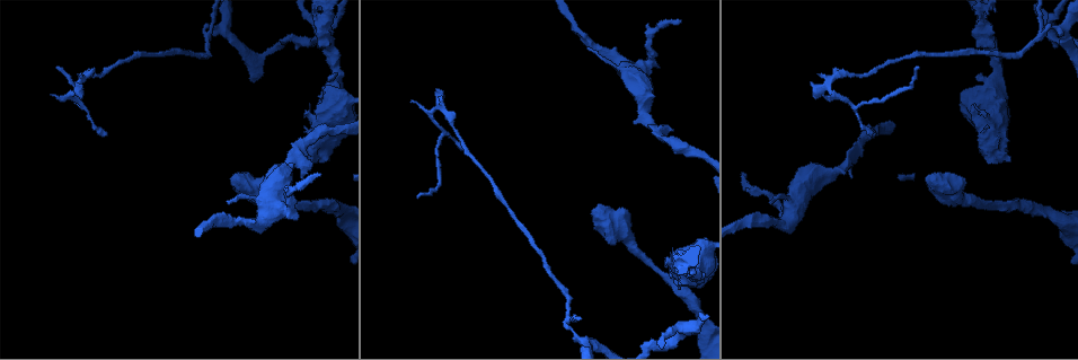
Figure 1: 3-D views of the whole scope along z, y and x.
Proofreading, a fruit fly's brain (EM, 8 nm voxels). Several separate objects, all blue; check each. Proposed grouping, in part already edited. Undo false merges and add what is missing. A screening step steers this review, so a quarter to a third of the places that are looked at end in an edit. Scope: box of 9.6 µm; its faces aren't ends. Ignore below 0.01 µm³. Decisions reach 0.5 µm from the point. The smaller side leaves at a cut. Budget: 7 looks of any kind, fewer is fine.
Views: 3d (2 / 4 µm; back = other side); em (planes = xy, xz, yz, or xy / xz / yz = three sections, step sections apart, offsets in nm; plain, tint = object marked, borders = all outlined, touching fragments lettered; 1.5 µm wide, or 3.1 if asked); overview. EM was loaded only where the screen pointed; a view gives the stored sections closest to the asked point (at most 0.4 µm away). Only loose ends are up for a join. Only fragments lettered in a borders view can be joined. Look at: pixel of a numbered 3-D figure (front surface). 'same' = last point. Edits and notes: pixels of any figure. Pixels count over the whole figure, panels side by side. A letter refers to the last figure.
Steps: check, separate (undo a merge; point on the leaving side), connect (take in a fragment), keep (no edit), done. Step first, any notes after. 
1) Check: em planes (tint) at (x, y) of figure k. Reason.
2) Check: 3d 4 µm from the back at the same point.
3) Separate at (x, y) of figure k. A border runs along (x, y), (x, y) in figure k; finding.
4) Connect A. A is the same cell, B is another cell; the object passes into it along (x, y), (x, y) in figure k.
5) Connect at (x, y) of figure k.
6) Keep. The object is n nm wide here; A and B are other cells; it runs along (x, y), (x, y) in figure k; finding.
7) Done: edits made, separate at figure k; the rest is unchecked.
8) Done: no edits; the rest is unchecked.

Check: 3d 2 µm at (927, 178) of figure 1. Free end.

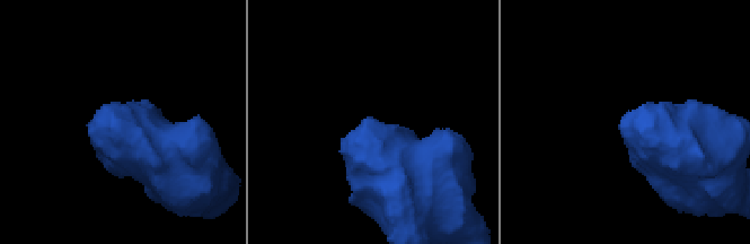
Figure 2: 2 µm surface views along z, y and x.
Check: em yz step 8 (borders) at (369, 118) of figure 2. Need the tissue.

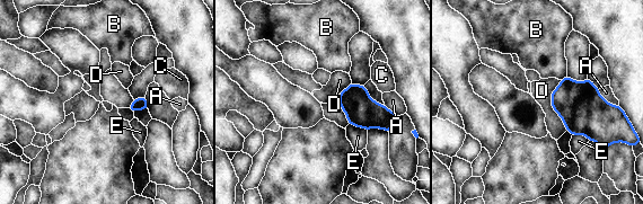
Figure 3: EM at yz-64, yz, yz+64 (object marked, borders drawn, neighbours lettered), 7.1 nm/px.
Check: em planes (borders) at the same point. Cut it another way.

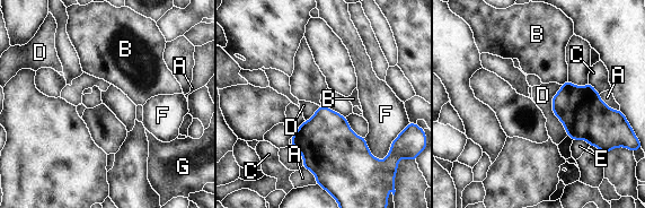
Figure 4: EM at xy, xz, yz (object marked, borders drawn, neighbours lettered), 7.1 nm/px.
Keep. A, B, C, D, E, F and G are other cells; a border runs along (560, 85), (551, 110), (568, 135) in figure 4; no lettered fragment goes on from it.

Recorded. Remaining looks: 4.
Check: em yz step 8 (tint) at (300, 177) of figure 1. An open end.

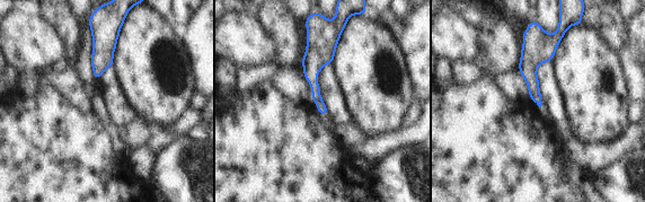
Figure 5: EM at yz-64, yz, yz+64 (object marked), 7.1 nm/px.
Check: em yz step 8 (borders) at the same point. See the neighbours.

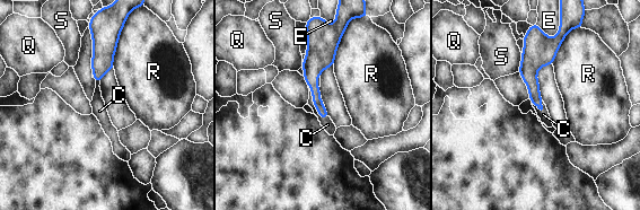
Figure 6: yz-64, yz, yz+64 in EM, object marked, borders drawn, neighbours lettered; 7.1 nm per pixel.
Connect C. The longest contact is with C, 280 nm; C is the same cell, E, Q, R and S are other cells; it goes on there.

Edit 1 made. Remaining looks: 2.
Check: 3d 2 µm at (869, 133) of figure 1. An open end.

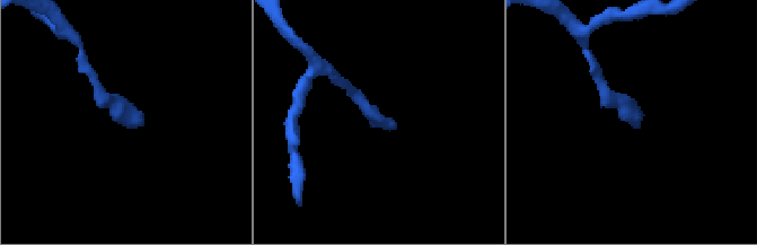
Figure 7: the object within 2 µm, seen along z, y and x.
Check: em planes (borders) at (395, 129) of figure 7. Now the EM.

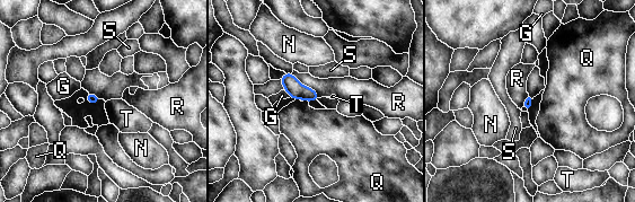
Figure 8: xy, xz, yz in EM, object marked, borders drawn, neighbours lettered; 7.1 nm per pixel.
Keep. The longest contact is with R, 260 nm; G, N, Q, R, S and T are other cells; a border runs along (291, 73), (310, 87), (318, 97) in figure 8; none of them fits.

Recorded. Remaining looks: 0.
Done: edits made, connect at figure 6; the rest is unchecked.

